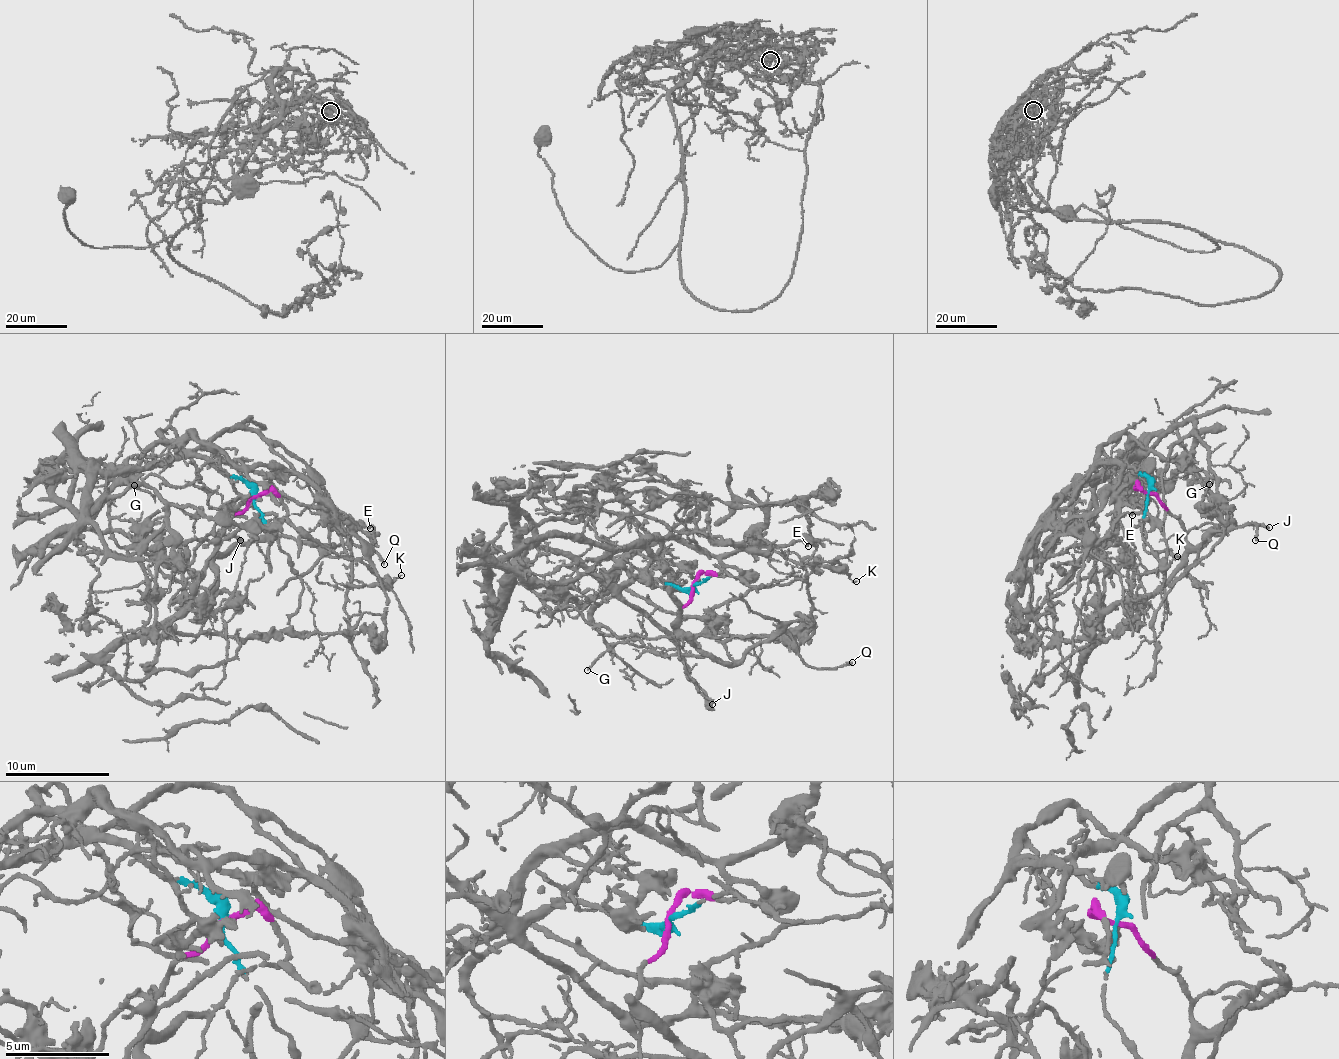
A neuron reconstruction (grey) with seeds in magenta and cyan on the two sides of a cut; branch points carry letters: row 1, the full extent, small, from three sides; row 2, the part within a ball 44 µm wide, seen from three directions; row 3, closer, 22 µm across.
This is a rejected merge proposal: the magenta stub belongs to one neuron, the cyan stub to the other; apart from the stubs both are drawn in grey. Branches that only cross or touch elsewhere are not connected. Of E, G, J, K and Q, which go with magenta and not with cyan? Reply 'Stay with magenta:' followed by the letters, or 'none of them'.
Stay with magenta: J, Q

